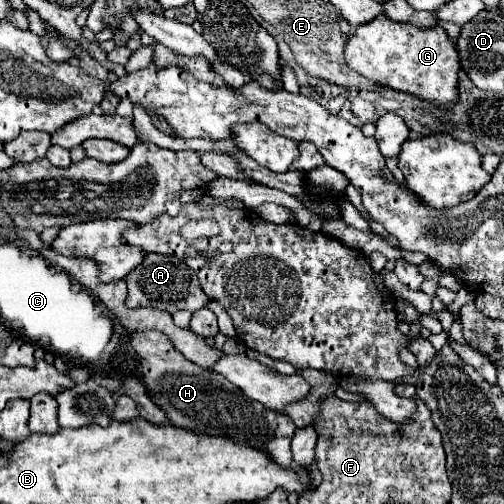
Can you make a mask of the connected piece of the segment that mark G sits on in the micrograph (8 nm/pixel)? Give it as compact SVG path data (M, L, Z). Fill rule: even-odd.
M378 15L356 29L346 43L346 63L382 87L410 93L432 105L458 101L458 53L442 27L418 29L410 23L396 23Z

